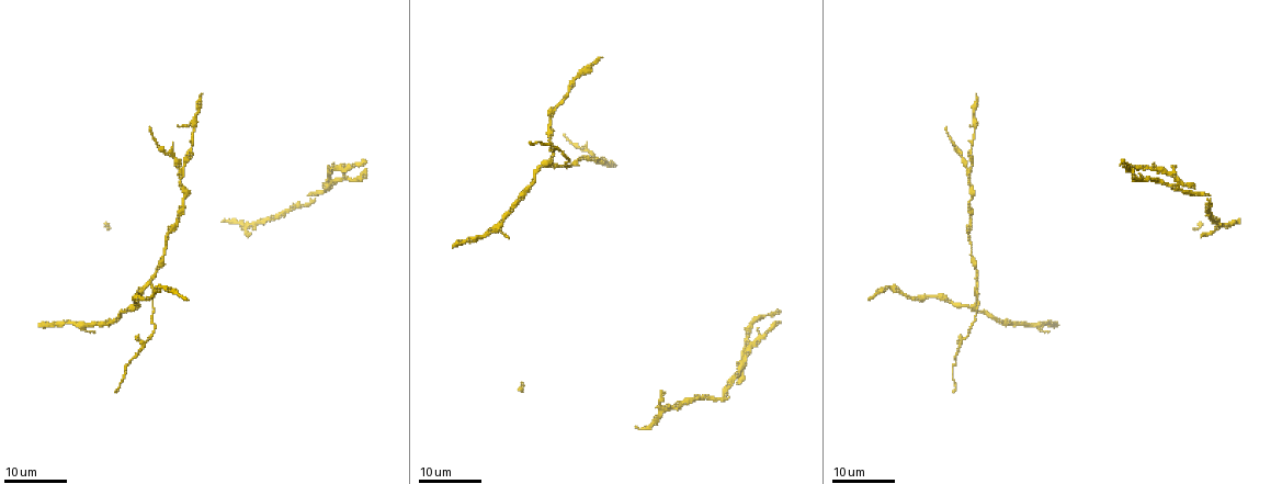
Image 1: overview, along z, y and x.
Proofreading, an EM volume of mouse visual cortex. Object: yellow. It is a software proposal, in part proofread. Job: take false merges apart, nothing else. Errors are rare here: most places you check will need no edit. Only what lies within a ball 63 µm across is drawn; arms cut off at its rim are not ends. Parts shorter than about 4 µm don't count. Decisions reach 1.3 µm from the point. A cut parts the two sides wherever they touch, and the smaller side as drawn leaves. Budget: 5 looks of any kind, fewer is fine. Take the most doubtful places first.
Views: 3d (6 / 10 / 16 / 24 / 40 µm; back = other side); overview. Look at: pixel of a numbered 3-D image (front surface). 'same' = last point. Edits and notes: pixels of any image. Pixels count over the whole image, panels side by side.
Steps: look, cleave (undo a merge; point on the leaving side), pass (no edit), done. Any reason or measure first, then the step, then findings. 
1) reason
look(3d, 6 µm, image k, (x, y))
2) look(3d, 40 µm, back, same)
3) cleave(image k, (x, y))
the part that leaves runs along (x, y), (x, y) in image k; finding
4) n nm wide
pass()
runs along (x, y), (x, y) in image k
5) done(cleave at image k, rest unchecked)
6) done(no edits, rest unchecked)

a fork
look(3d, 16 µm, image 1, (561, 167))

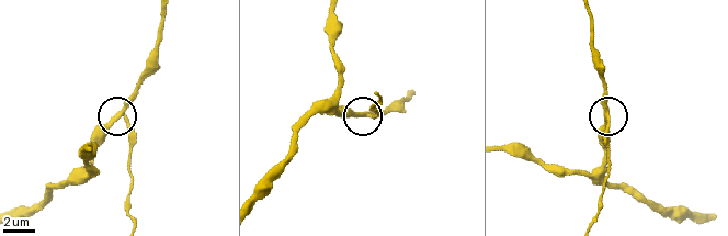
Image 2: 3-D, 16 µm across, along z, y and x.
closer look
look(3d, 6 µm, image 2, (367, 113))

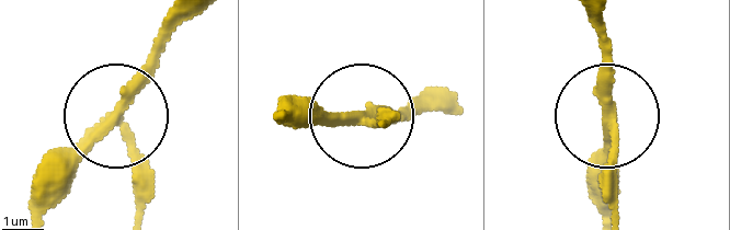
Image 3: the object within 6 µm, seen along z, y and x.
3 arms
cleave(image 3, (144, 181))
the part that leaves runs along (125, 124), (135, 215) in image 3; a second cell is stuck on

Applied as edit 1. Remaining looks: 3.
look(overview)

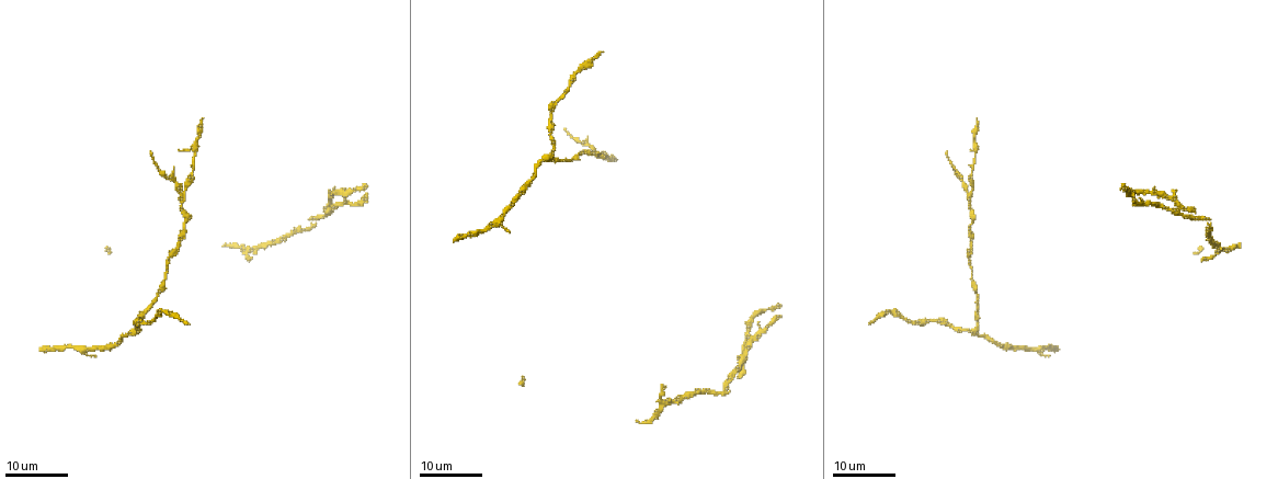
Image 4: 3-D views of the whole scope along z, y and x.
three arms meet
look(3d, 16 µm, image 4, (182, 193))

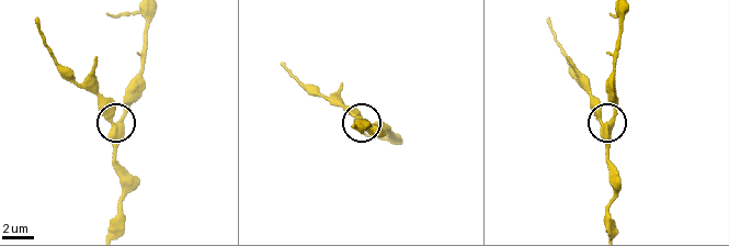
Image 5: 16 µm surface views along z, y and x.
zoom in
look(3d, 10 µm, image 5, (601, 126))

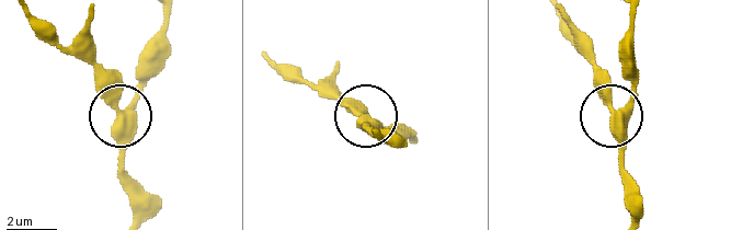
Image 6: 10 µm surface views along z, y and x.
pass()
runs along (163, 67), (124, 112), (113, 78), (92, 48) in image 6; continuous, no second cell

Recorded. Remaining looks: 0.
done(cleave at image 3, rest unchecked)

